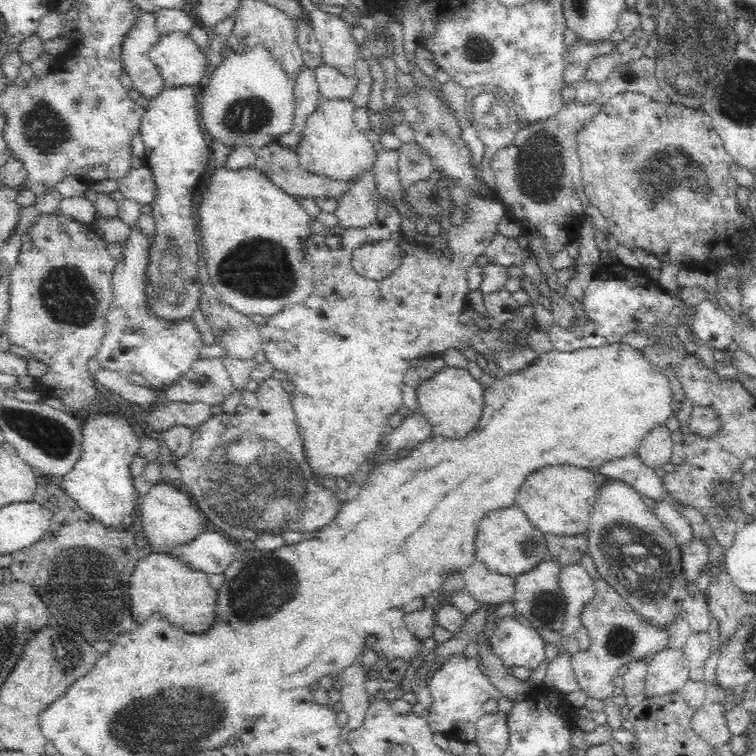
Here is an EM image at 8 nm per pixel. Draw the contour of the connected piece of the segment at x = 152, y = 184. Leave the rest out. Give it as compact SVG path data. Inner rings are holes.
M151 167L131 168L126 176L116 180L118 190L124 198L138 201L141 205L150 205L156 198L156 181Z

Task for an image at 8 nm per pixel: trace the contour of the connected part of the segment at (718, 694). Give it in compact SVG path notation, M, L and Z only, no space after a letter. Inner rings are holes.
M719 684L709 686L704 704L695 709L691 721L693 732L716 750L731 742L731 734L725 718L724 705L729 700Z

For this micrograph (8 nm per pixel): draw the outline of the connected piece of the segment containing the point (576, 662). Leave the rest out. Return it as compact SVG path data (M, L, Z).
M602 578L595 580L594 590L595 595L584 605L581 612L581 623L584 628L587 628L588 635L590 635L588 647L572 654L570 660L572 668L574 668L574 675L578 677L580 689L588 697L606 700L606 698L612 697L612 692L614 692L615 686L612 680L617 670L624 664L666 649L670 642L670 631L668 631L668 625L652 623L646 619L623 596L620 596L620 593L611 584L608 584L608 581Z

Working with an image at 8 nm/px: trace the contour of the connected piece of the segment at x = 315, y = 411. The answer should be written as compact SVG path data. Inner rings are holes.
M384 149L380 152L377 152L376 162L373 164L374 177L376 177L376 188L379 196L379 206L376 213L376 218L368 225L362 228L348 228L344 227L342 224L337 224L333 227L323 228L323 230L318 233L311 235L308 239L302 242L302 251L304 251L304 255L308 256L308 261L311 262L311 266L313 267L314 274L314 284L313 290L306 298L305 302L302 304L298 304L289 310L280 312L279 314L266 317L265 324L258 326L260 329L260 335L262 335L262 346L261 348L265 352L265 356L270 362L276 373L284 379L290 380L295 386L296 389L291 393L292 396L292 406L296 415L296 421L298 421L298 427L300 427L300 436L304 441L304 447L306 447L306 459L308 459L308 464L312 469L312 474L314 474L315 478L318 476L334 476L336 478L342 477L345 478L348 475L353 475L354 472L358 470L360 465L367 461L377 447L380 445L380 440L389 432L389 426L387 425L387 420L396 412L398 409L402 409L404 407L403 404L403 387L404 384L404 376L406 376L406 370L410 368L411 363L414 361L419 361L421 358L427 357L428 354L438 354L439 352L444 352L448 348L462 348L462 346L471 346L476 350L477 354L482 354L482 356L486 356L486 358L491 358L489 354L498 347L501 347L501 330L490 328L490 330L486 330L486 332L482 332L480 334L479 330L476 330L474 326L470 328L470 325L467 325L466 322L462 321L461 315L464 313L464 310L468 307L468 302L466 296L468 296L468 271L469 269L476 264L476 258L478 256L485 253L486 248L490 245L490 242L494 239L494 236L497 235L496 226L500 224L500 220L507 215L507 210L502 203L495 199L483 199L474 197L474 195L469 195L466 200L466 214L464 213L462 220L462 224L458 224L458 226L452 226L450 231L447 233L448 235L448 243L450 250L452 251L452 259L446 258L444 256L442 250L434 250L434 248L420 248L420 246L416 246L416 244L412 244L412 242L408 242L408 240L398 240L398 242L402 242L402 256L401 266L394 270L388 276L388 278L384 278L384 280L376 281L369 280L360 274L357 274L352 267L352 258L353 253L360 248L363 248L367 244L378 243L382 240L390 240L390 238L394 238L394 234L398 236L398 232L400 232L400 213L398 212L398 207L402 202L402 198L405 192L400 188L399 180L398 180L398 157L399 153L396 150L392 149ZM328 236L339 236L340 244L338 244L338 248L334 248L334 250L330 250L330 246L326 244L326 238Z

